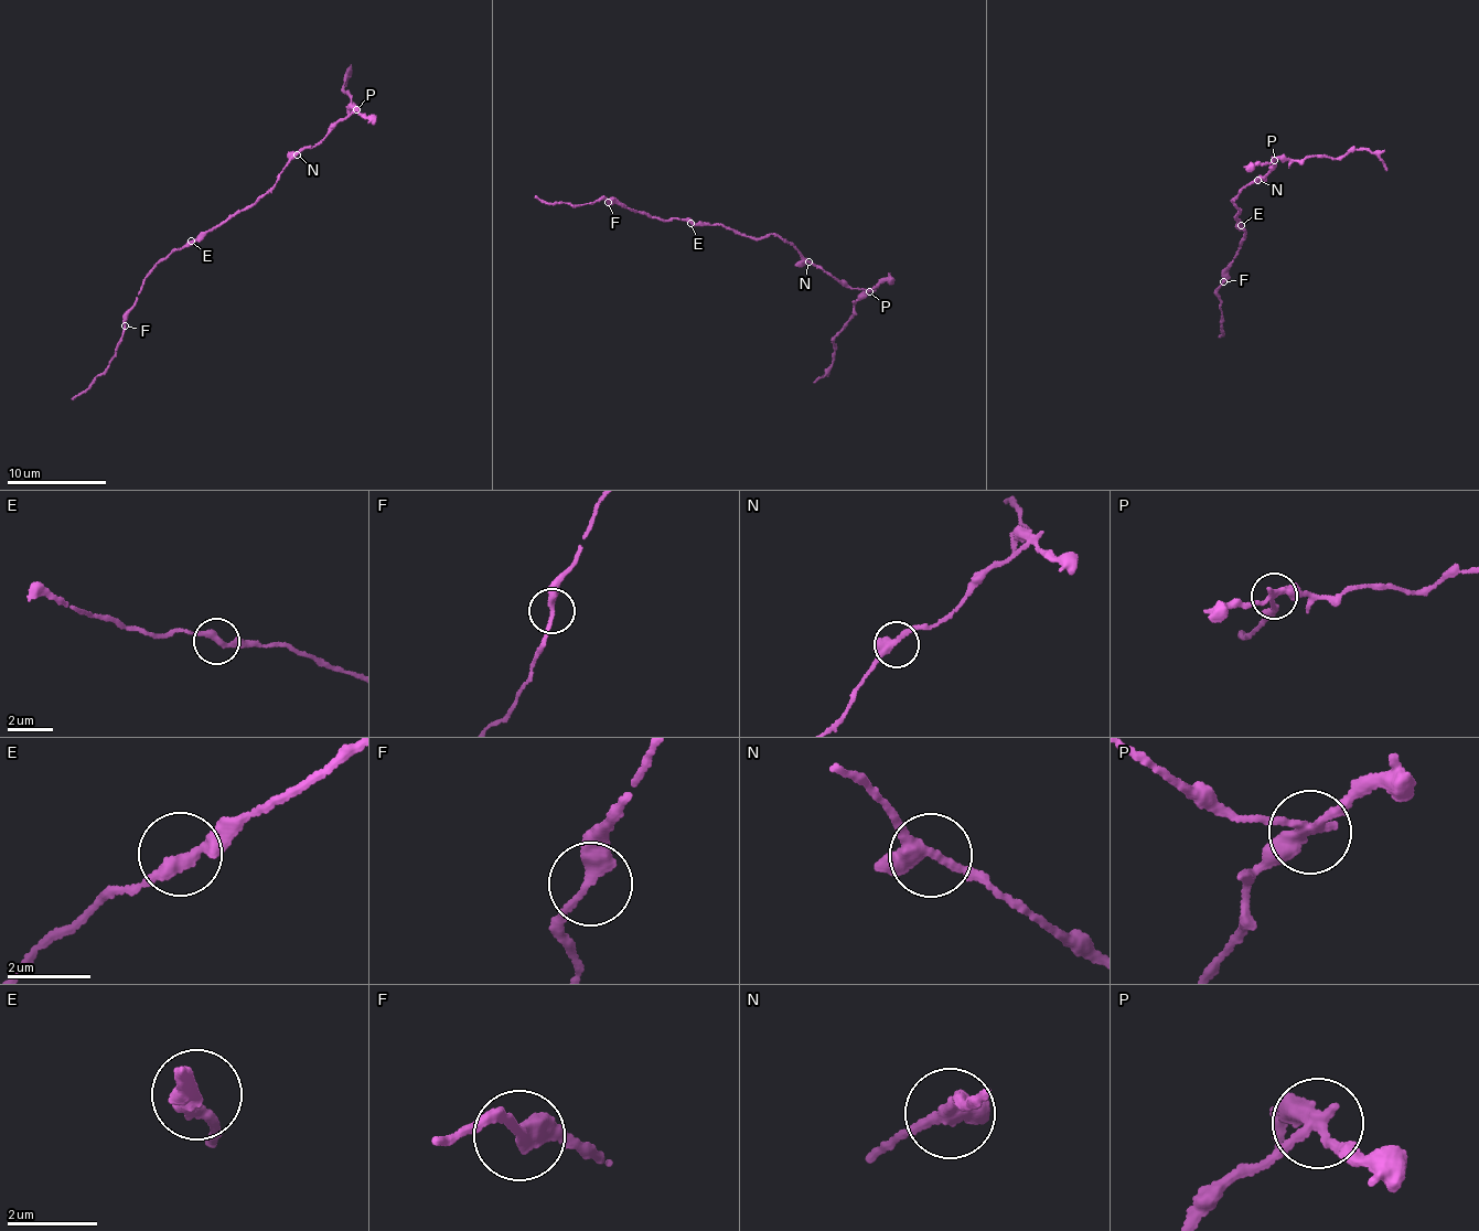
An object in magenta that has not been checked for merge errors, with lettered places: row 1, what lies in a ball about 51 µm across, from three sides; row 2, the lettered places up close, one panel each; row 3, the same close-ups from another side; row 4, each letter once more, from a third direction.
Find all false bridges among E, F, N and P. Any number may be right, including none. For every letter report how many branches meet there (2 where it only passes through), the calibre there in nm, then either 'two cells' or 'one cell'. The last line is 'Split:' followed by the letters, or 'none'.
E: 2 branches meet; 280 nm thick; one cell
F: 2 branches meet; 280 nm thick; one cell
N: 3 branches meet; 280 nm thick; one cell
P: 3 branches meet; 260 nm thick; two cells
Split: P

